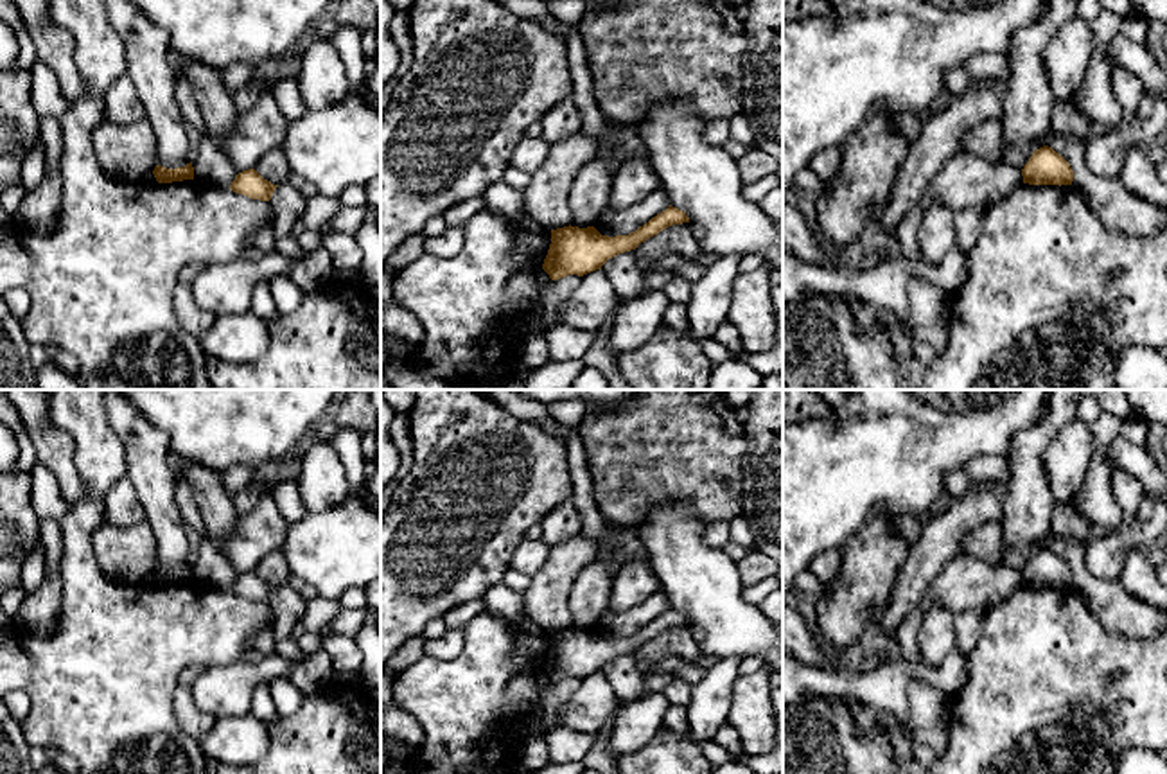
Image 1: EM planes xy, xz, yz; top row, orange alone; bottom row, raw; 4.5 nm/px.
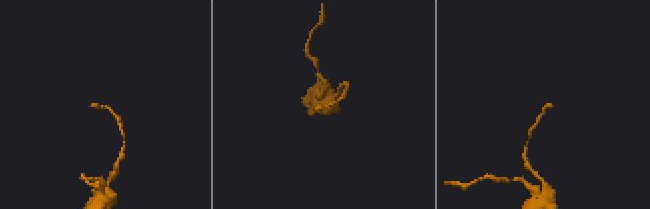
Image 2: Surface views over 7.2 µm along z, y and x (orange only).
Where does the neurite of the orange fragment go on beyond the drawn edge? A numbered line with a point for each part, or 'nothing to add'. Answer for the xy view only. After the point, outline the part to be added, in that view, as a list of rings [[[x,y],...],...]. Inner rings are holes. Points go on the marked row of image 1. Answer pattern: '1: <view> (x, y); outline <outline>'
nothing to add

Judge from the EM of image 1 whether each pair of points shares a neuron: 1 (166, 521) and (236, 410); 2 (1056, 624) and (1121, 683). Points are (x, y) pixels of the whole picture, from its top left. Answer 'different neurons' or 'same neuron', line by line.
1: different neurons
2: same neuron

